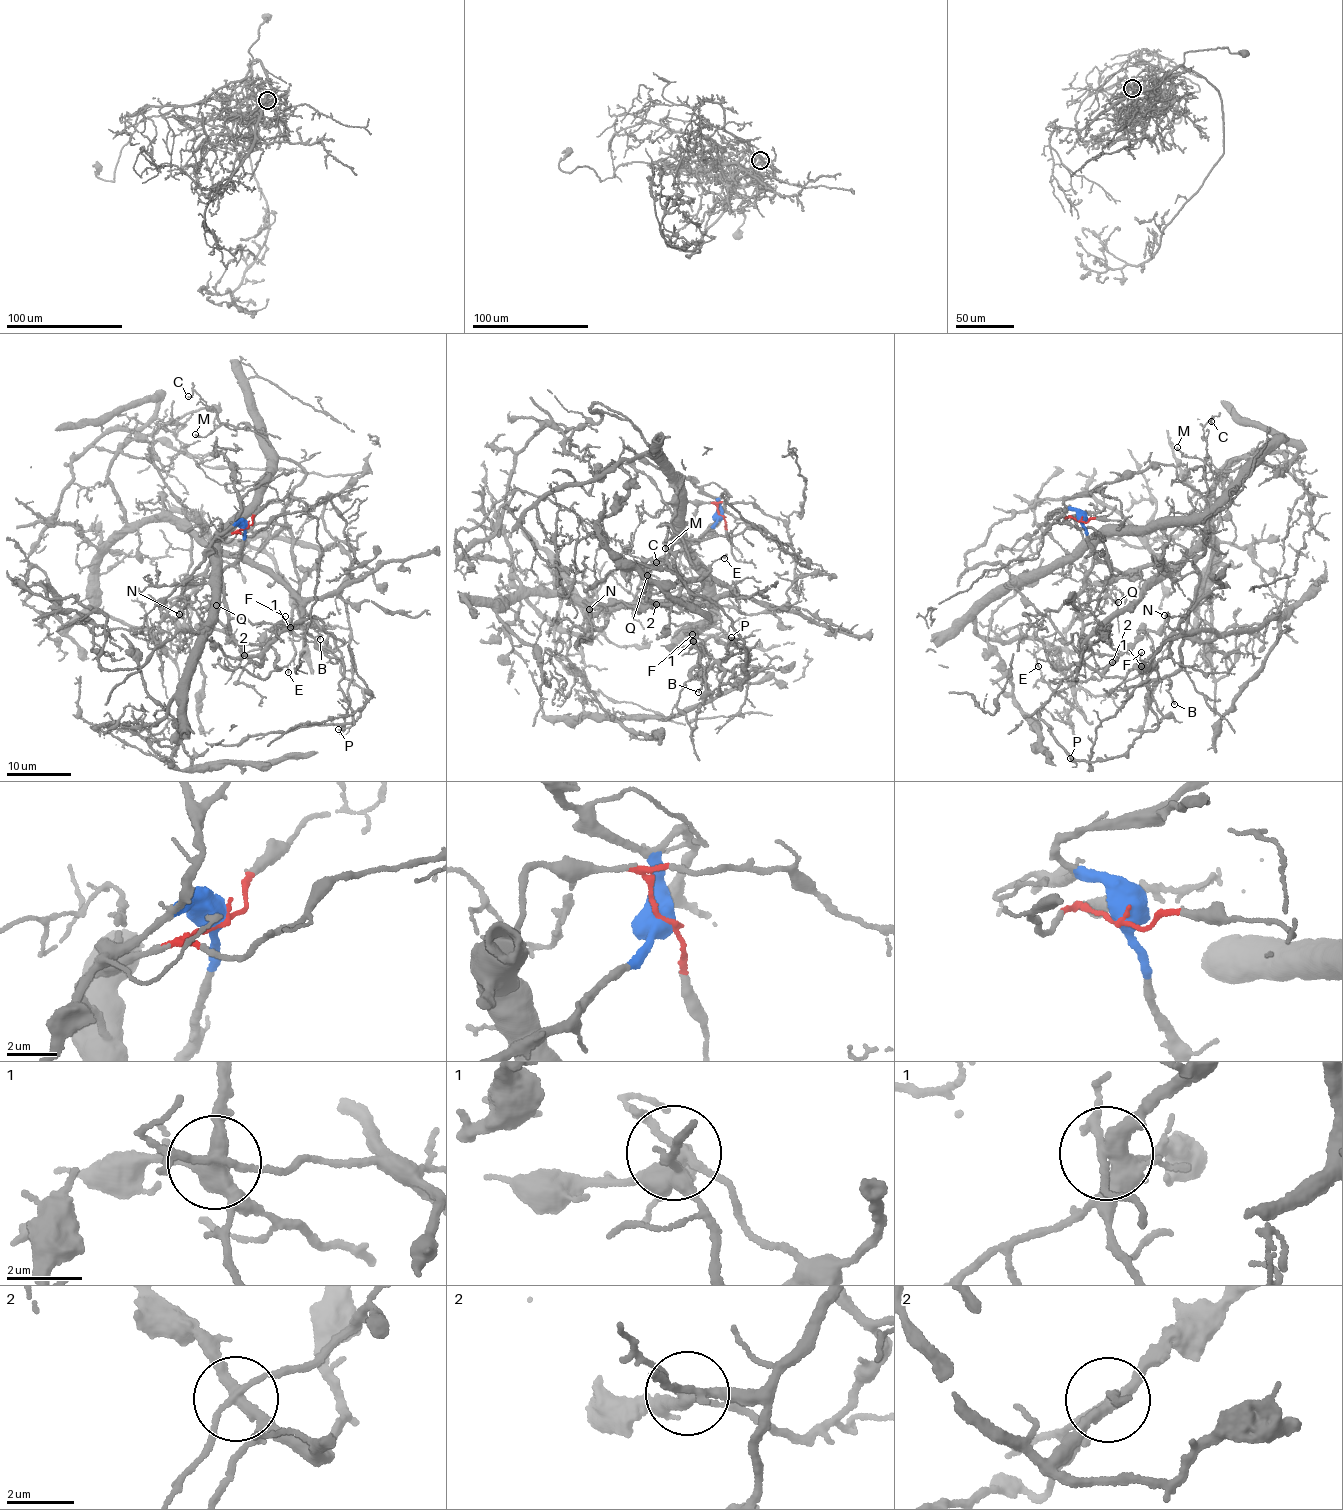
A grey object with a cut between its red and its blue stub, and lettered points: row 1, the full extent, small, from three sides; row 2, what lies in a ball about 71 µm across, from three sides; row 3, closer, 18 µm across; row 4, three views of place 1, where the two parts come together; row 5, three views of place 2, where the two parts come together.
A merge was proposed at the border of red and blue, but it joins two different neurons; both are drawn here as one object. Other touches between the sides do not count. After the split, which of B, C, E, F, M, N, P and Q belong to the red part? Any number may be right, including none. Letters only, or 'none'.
B, C, E, F, M, P, Q

